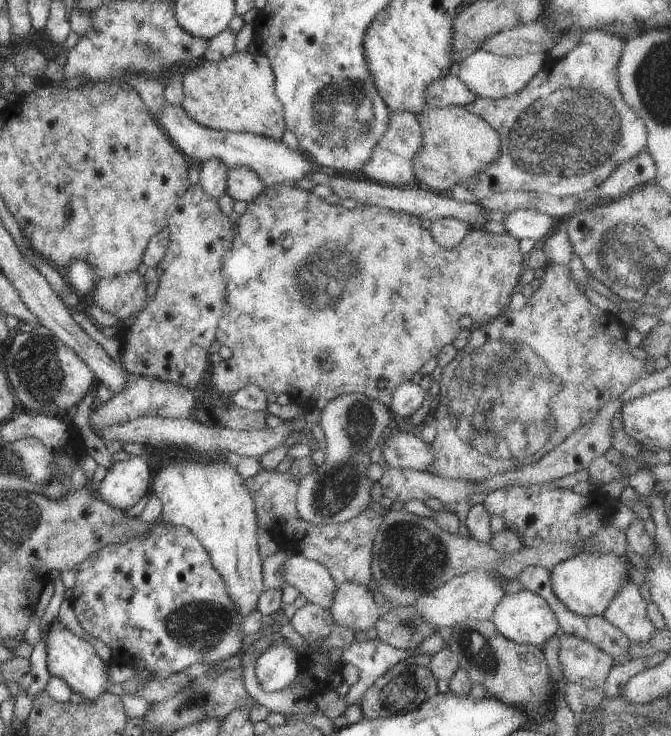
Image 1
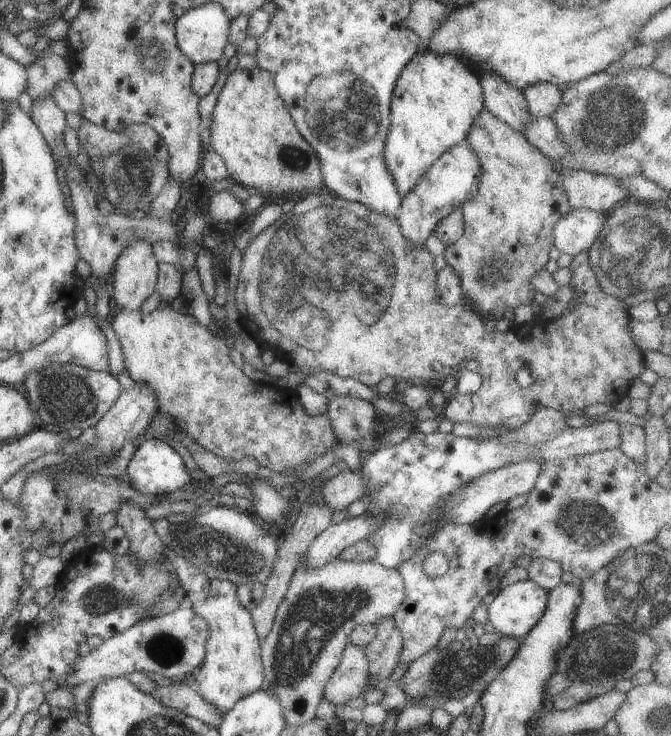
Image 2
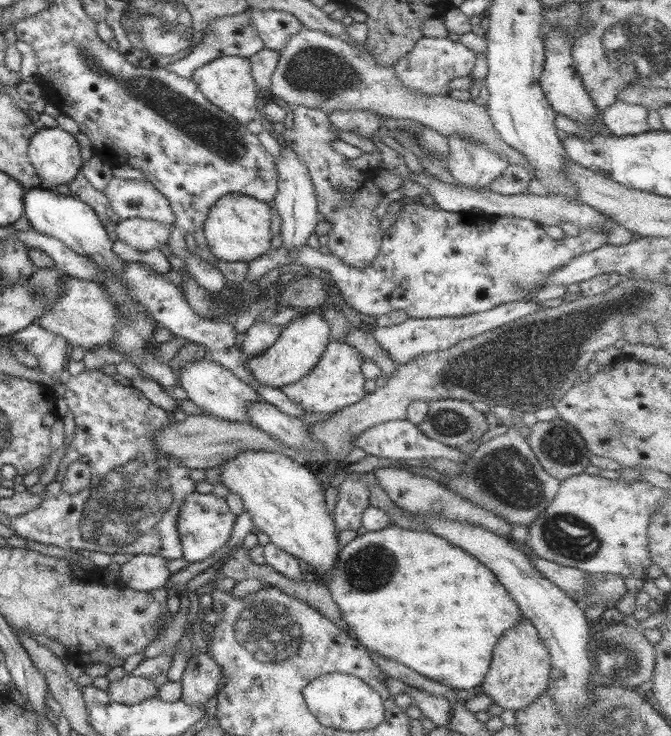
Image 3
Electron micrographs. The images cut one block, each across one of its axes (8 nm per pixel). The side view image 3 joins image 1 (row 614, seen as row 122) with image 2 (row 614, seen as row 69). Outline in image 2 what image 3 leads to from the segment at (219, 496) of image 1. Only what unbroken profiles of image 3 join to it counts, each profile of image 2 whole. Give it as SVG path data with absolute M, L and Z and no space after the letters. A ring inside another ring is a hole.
M166 546L164 552L170 560L174 576L185 591L186 605L203 617L210 628L204 661L191 681L206 703L226 715L242 698L261 690L263 684L261 640L257 636L251 612L238 601L237 586L232 582L217 579L210 581L207 575Z

